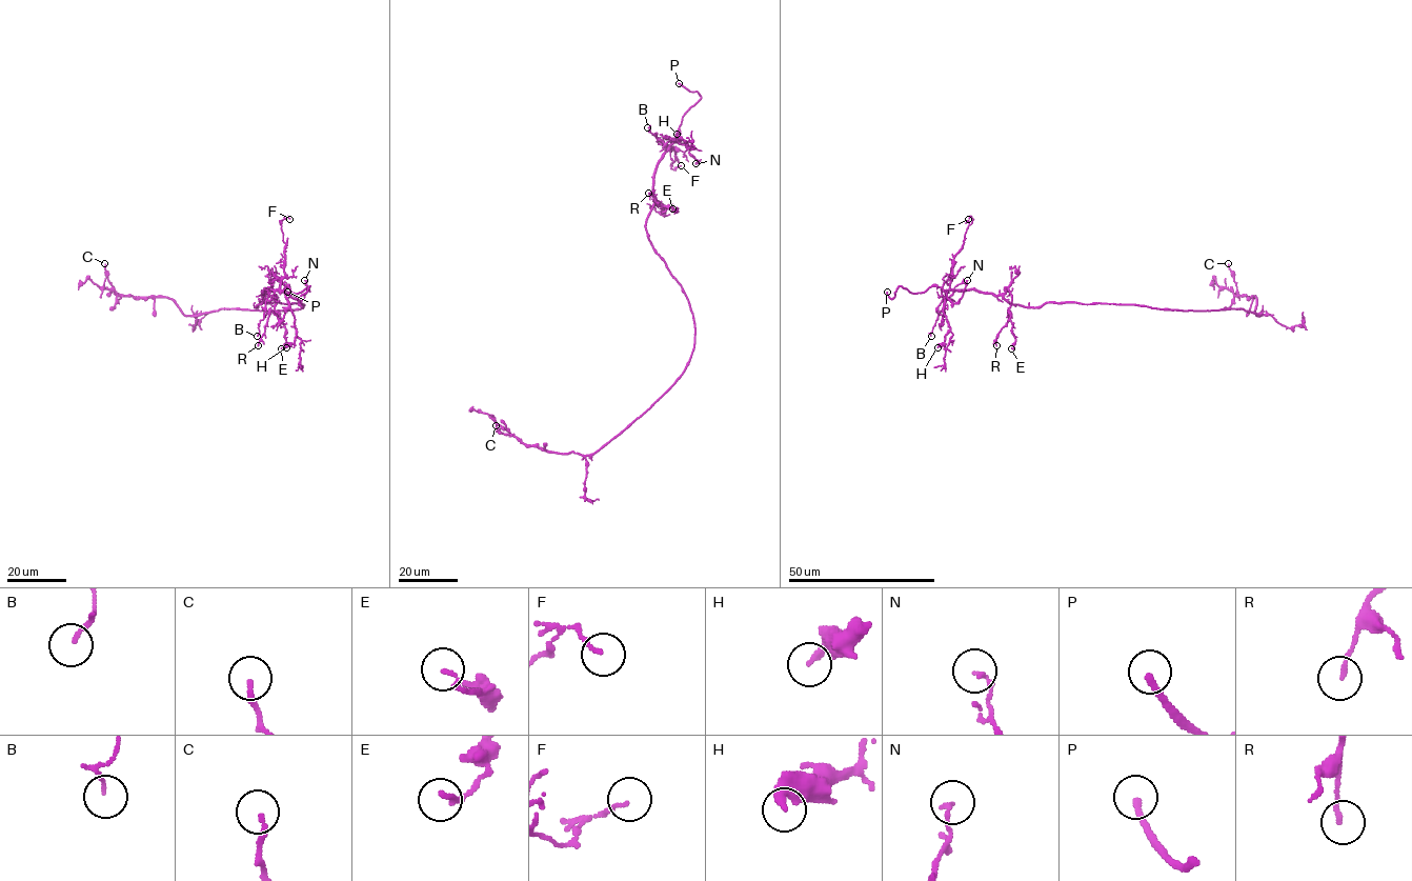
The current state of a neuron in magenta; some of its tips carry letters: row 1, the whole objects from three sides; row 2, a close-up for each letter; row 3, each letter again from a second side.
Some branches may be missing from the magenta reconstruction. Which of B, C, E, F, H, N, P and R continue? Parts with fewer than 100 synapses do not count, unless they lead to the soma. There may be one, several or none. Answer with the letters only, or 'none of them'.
P

